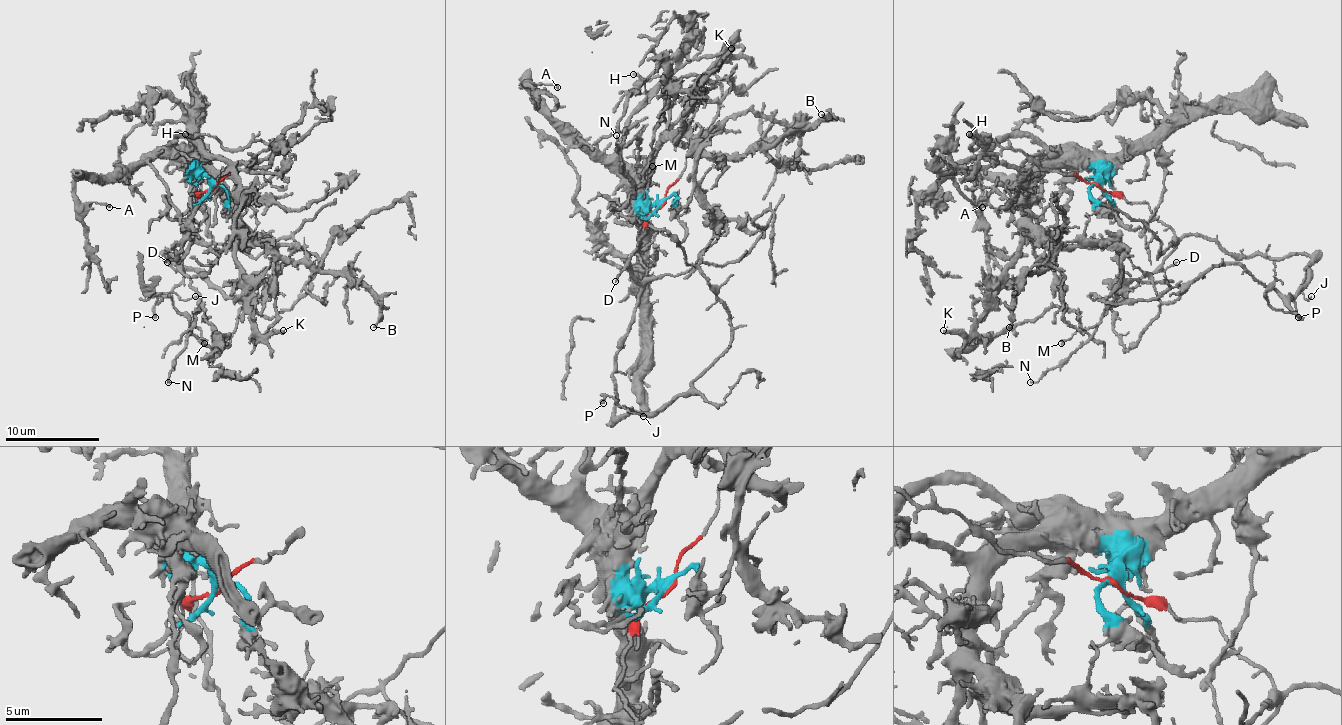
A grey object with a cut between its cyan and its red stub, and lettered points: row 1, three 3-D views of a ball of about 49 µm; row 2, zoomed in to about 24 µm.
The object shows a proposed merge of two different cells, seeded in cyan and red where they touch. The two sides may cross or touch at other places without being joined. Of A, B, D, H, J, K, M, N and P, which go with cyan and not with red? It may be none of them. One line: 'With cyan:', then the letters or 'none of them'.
With cyan: A, B, K

